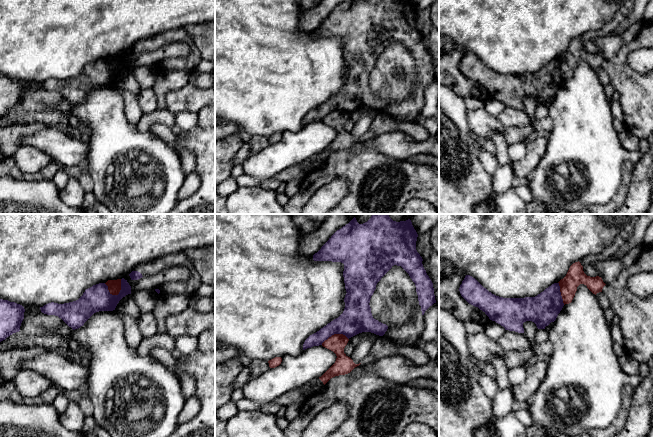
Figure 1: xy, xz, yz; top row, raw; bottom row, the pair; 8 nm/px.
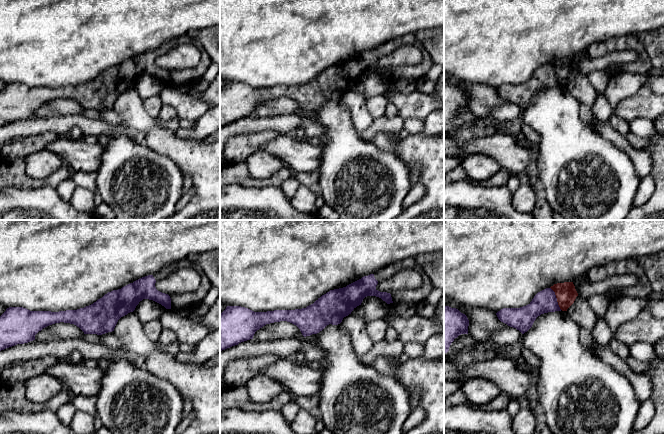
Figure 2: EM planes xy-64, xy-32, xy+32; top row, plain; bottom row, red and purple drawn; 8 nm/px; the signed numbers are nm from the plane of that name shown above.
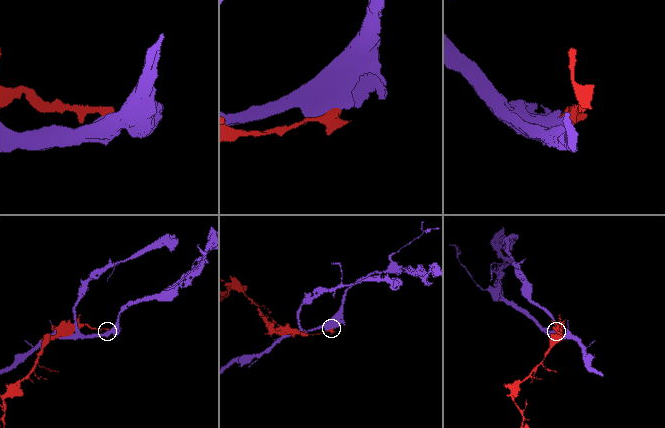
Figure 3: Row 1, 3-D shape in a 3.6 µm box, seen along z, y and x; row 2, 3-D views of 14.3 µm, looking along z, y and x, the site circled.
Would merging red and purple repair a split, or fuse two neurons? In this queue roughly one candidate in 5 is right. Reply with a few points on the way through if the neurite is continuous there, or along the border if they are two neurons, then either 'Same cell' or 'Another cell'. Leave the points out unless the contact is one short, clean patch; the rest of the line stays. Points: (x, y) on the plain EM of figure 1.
Another cell

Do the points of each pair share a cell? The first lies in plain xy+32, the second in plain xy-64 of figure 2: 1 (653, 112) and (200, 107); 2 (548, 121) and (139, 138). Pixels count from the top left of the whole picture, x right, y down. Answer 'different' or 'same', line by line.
1: same
2: different

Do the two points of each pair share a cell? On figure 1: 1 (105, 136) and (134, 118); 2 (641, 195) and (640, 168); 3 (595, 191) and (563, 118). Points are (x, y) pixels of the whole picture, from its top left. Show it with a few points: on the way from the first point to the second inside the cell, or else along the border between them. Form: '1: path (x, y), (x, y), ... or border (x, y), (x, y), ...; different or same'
1: border (123, 98), (124, 114), (130, 122), (136, 124); different
2: path (641, 188), (641, 175); same
3: path (590, 173), (584, 161), (581, 136); same

